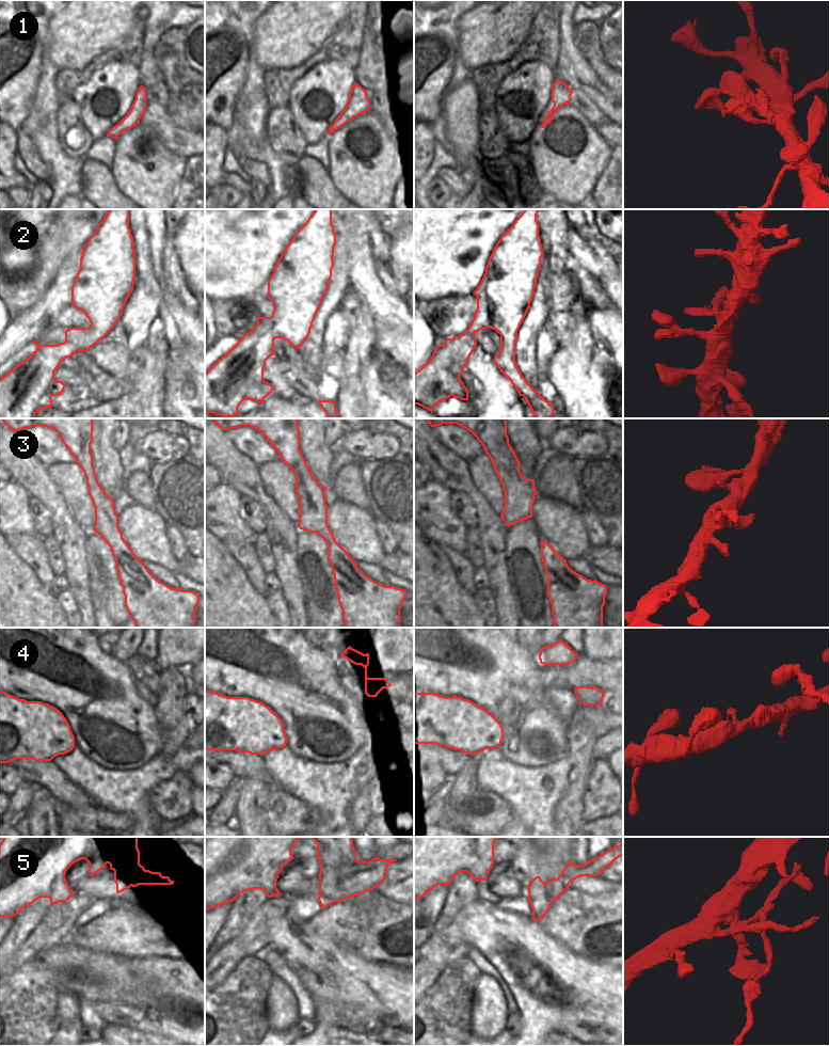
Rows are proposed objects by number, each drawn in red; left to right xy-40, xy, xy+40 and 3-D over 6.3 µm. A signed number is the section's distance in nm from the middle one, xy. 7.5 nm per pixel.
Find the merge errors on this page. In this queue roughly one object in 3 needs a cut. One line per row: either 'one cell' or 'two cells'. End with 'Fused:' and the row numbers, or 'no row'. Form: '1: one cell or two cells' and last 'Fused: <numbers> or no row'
1: two cells
2: one cell
3: one cell
4: one cell
5: two cells
Fused: 1, 5

